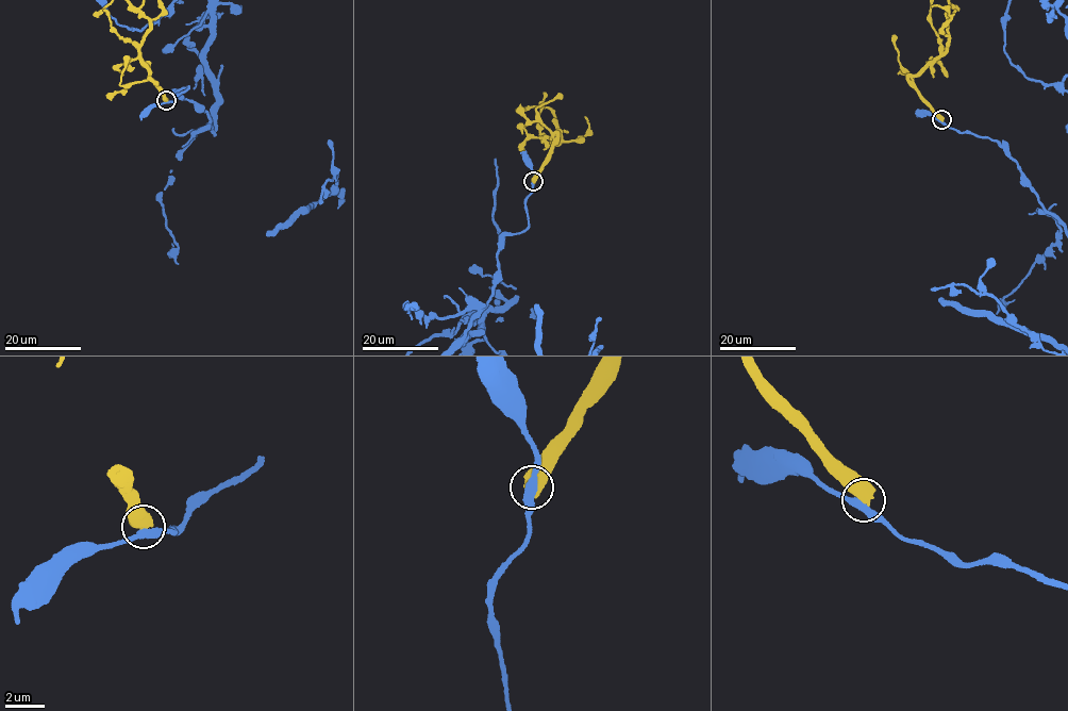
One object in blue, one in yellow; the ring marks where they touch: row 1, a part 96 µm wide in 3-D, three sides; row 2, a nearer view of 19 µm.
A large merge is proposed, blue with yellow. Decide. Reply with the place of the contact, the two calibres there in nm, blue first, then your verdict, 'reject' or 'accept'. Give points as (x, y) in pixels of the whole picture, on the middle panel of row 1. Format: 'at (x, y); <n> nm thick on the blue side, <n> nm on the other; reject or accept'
at (533, 181); 400 nm thick on the blue side, 750 nm on the other; reject

